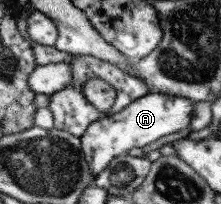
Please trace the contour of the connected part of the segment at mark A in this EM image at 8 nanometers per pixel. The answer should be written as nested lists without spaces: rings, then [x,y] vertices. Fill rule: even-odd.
[[[148,91],[143,97],[131,101],[118,113],[105,115],[102,119],[91,123],[79,139],[81,153],[92,177],[94,178],[111,159],[127,153],[130,148],[149,145],[151,141],[163,135],[171,135],[180,129],[185,129],[193,116],[192,102],[186,97]]]

